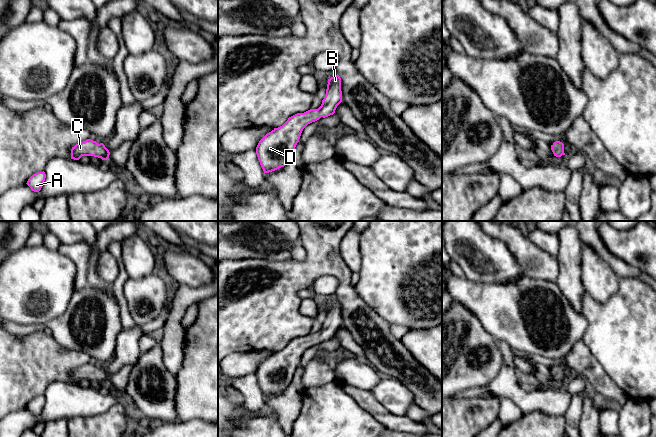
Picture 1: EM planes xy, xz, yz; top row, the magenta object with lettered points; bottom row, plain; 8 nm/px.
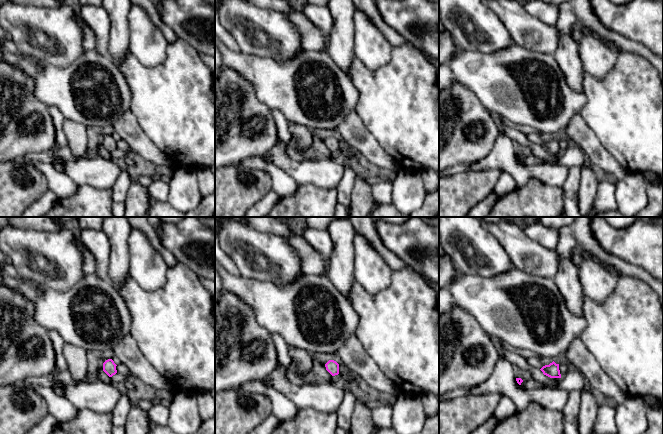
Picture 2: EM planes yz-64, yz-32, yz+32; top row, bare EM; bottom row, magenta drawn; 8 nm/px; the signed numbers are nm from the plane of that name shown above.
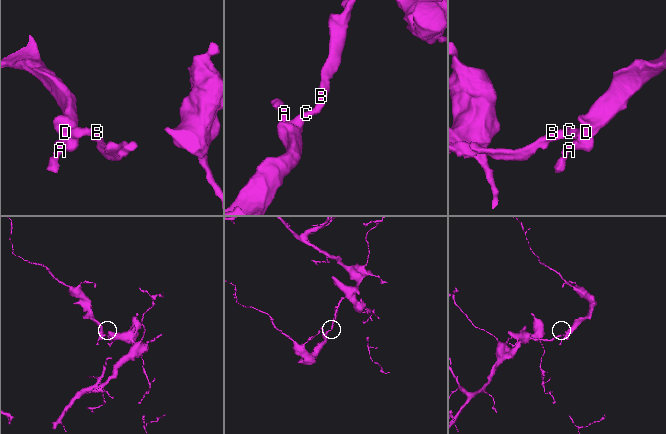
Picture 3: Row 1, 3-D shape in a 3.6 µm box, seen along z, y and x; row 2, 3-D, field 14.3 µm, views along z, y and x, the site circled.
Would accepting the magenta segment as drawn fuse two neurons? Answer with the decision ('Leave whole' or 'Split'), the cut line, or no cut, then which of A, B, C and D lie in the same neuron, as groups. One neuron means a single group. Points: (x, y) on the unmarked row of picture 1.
Leave whole. No split. Groups: A B C D

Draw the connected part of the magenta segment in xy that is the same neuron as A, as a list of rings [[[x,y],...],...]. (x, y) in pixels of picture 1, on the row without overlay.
[[[37,396],[33,398],[27,405],[27,409],[31,412],[34,416],[39,416],[44,408],[46,402],[45,396]]]

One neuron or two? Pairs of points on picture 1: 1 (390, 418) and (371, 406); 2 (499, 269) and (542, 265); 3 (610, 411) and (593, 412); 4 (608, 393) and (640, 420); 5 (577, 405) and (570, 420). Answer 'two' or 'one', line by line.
1: one
2: two
3: two
4: two
5: one

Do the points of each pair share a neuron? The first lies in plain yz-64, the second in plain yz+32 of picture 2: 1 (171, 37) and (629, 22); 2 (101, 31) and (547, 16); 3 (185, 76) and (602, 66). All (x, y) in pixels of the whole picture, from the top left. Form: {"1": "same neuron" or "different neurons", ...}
{"1": "different neurons", "2": "same neuron", "3": "different neurons"}

